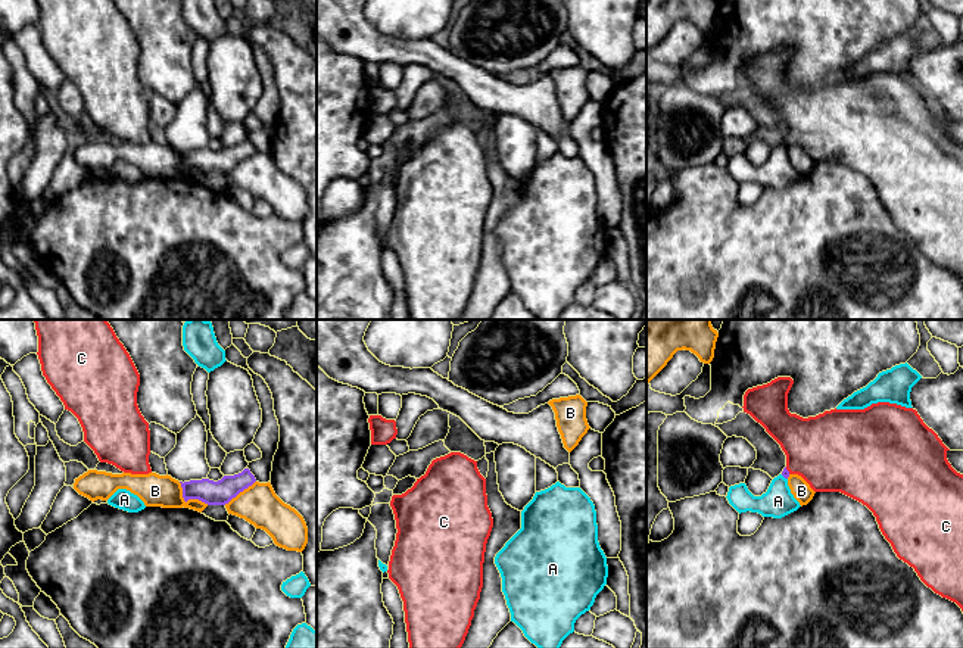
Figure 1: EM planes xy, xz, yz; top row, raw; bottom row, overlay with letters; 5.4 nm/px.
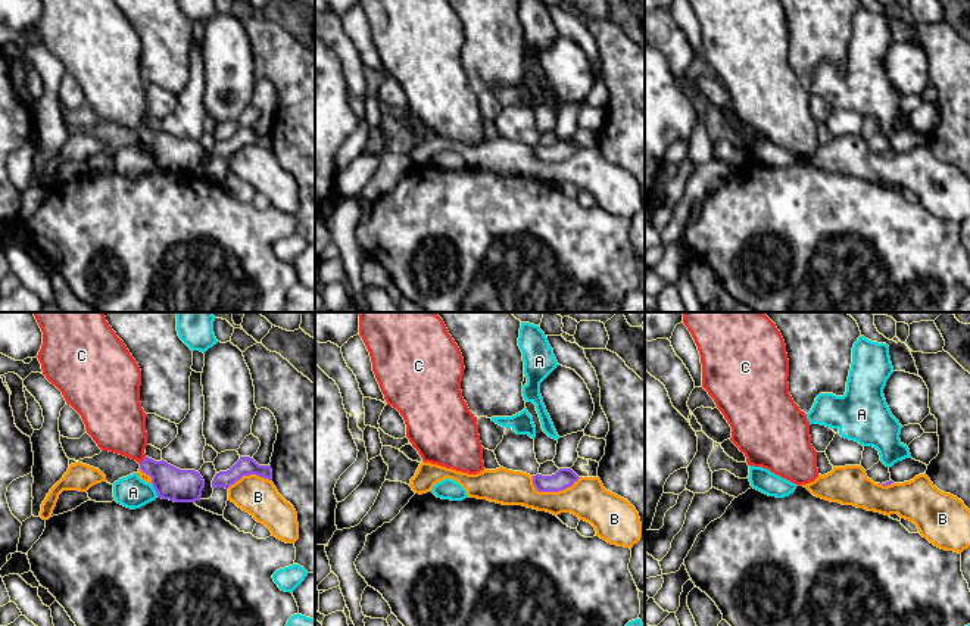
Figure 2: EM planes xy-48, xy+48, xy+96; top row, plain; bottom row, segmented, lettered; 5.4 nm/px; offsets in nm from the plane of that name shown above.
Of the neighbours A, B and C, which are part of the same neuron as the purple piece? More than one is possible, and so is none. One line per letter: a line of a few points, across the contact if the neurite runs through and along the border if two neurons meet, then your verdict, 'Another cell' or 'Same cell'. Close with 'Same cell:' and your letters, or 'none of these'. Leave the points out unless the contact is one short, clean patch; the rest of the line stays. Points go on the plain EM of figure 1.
A: Line: yz (781, 145), (787, 149). Another cell
B: Another cell
C: Line: yz (785, 143), (787, 140), (812, 121), (828, 121). Same cell
Same cell: C

